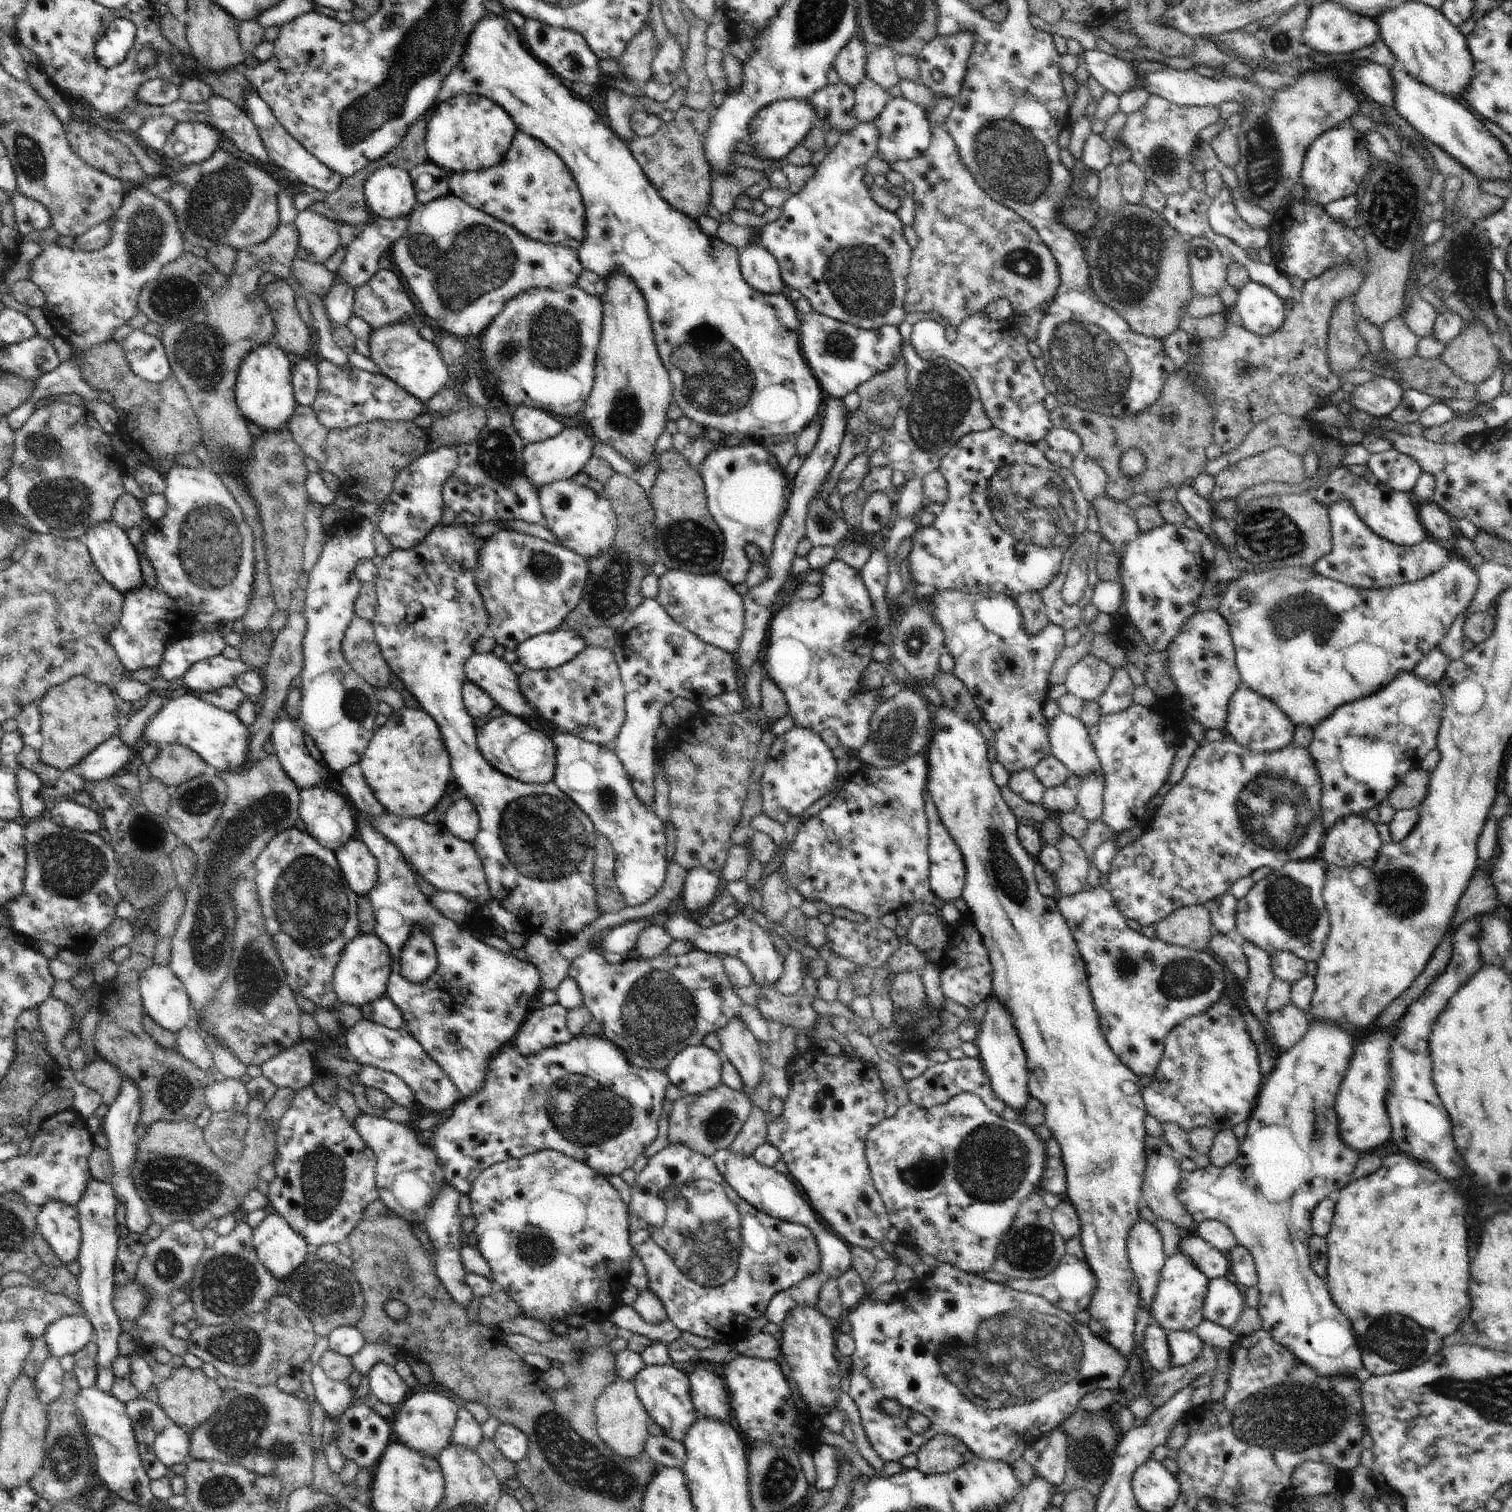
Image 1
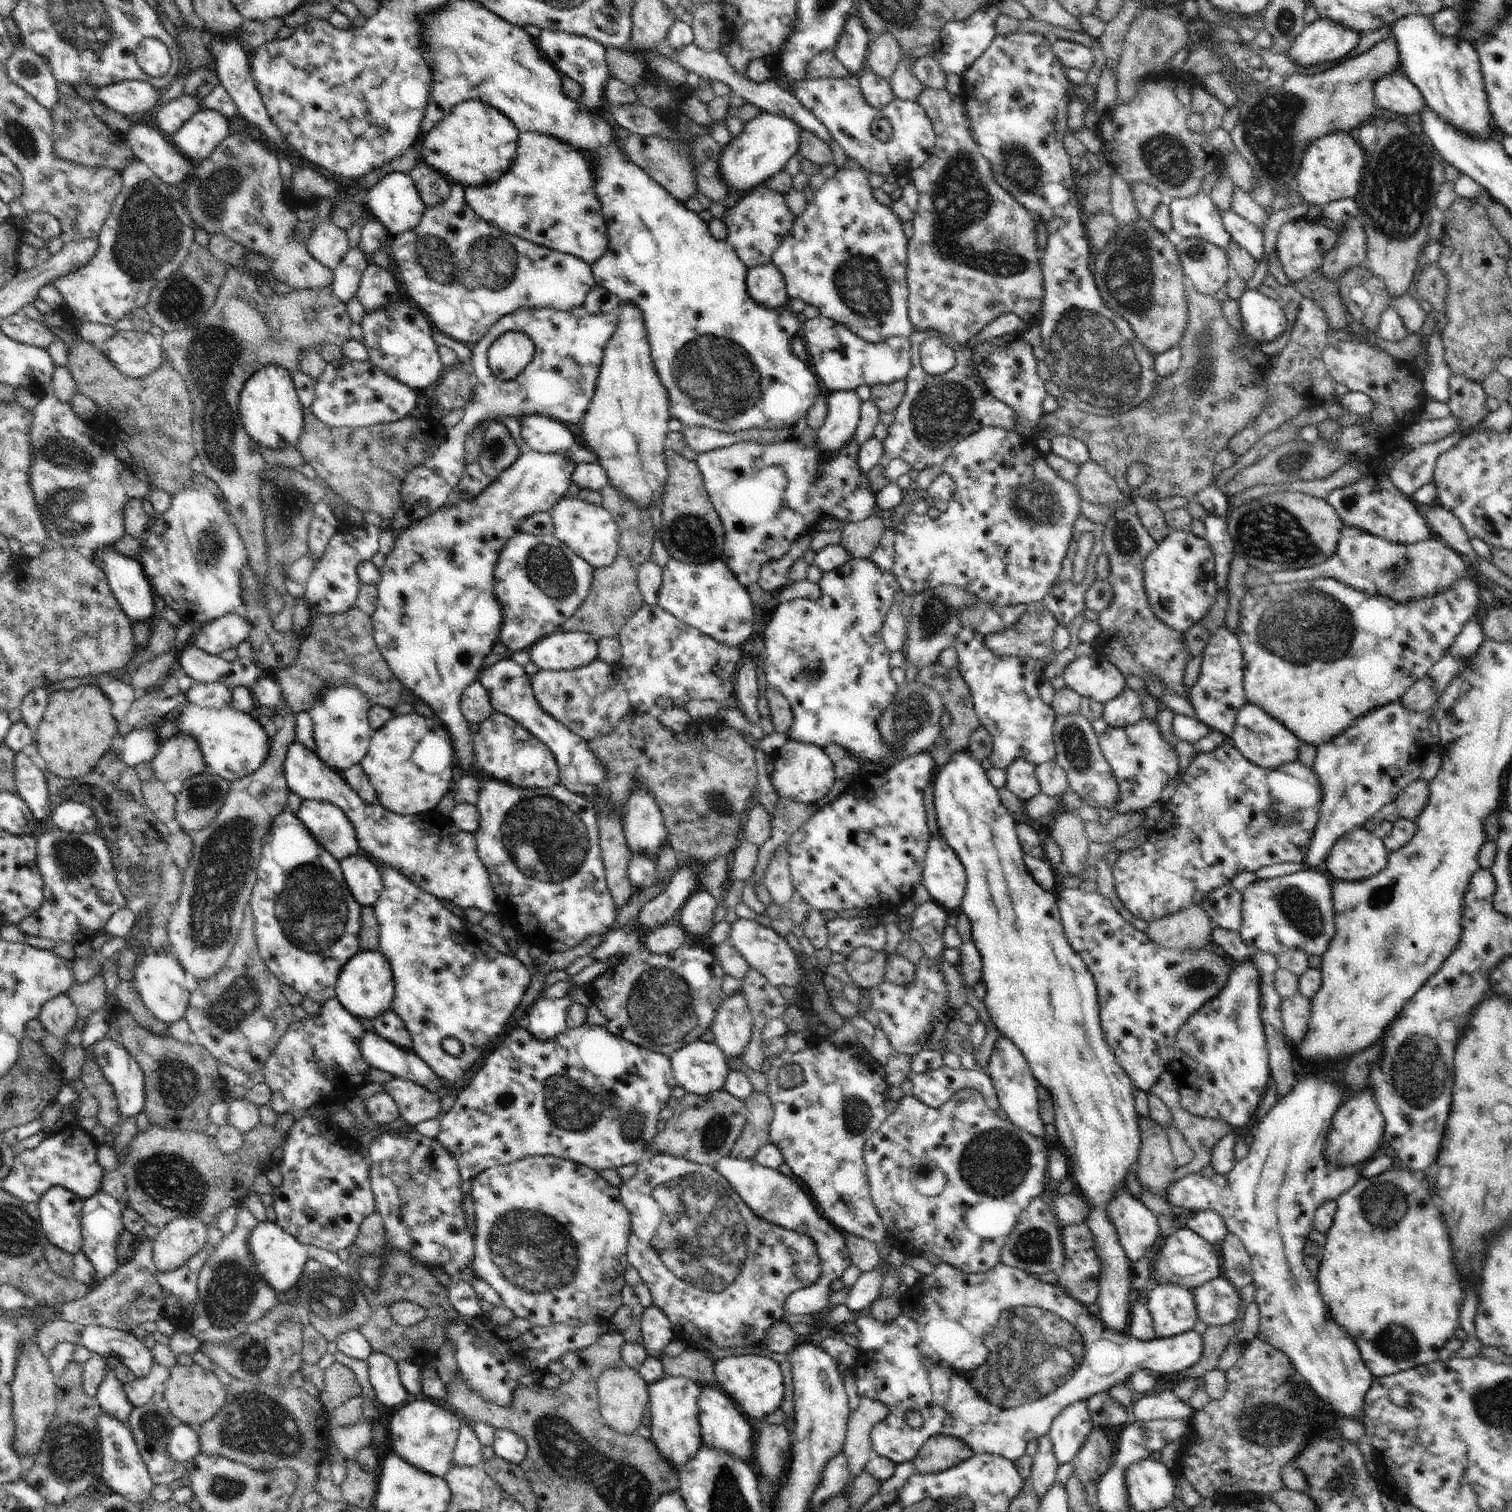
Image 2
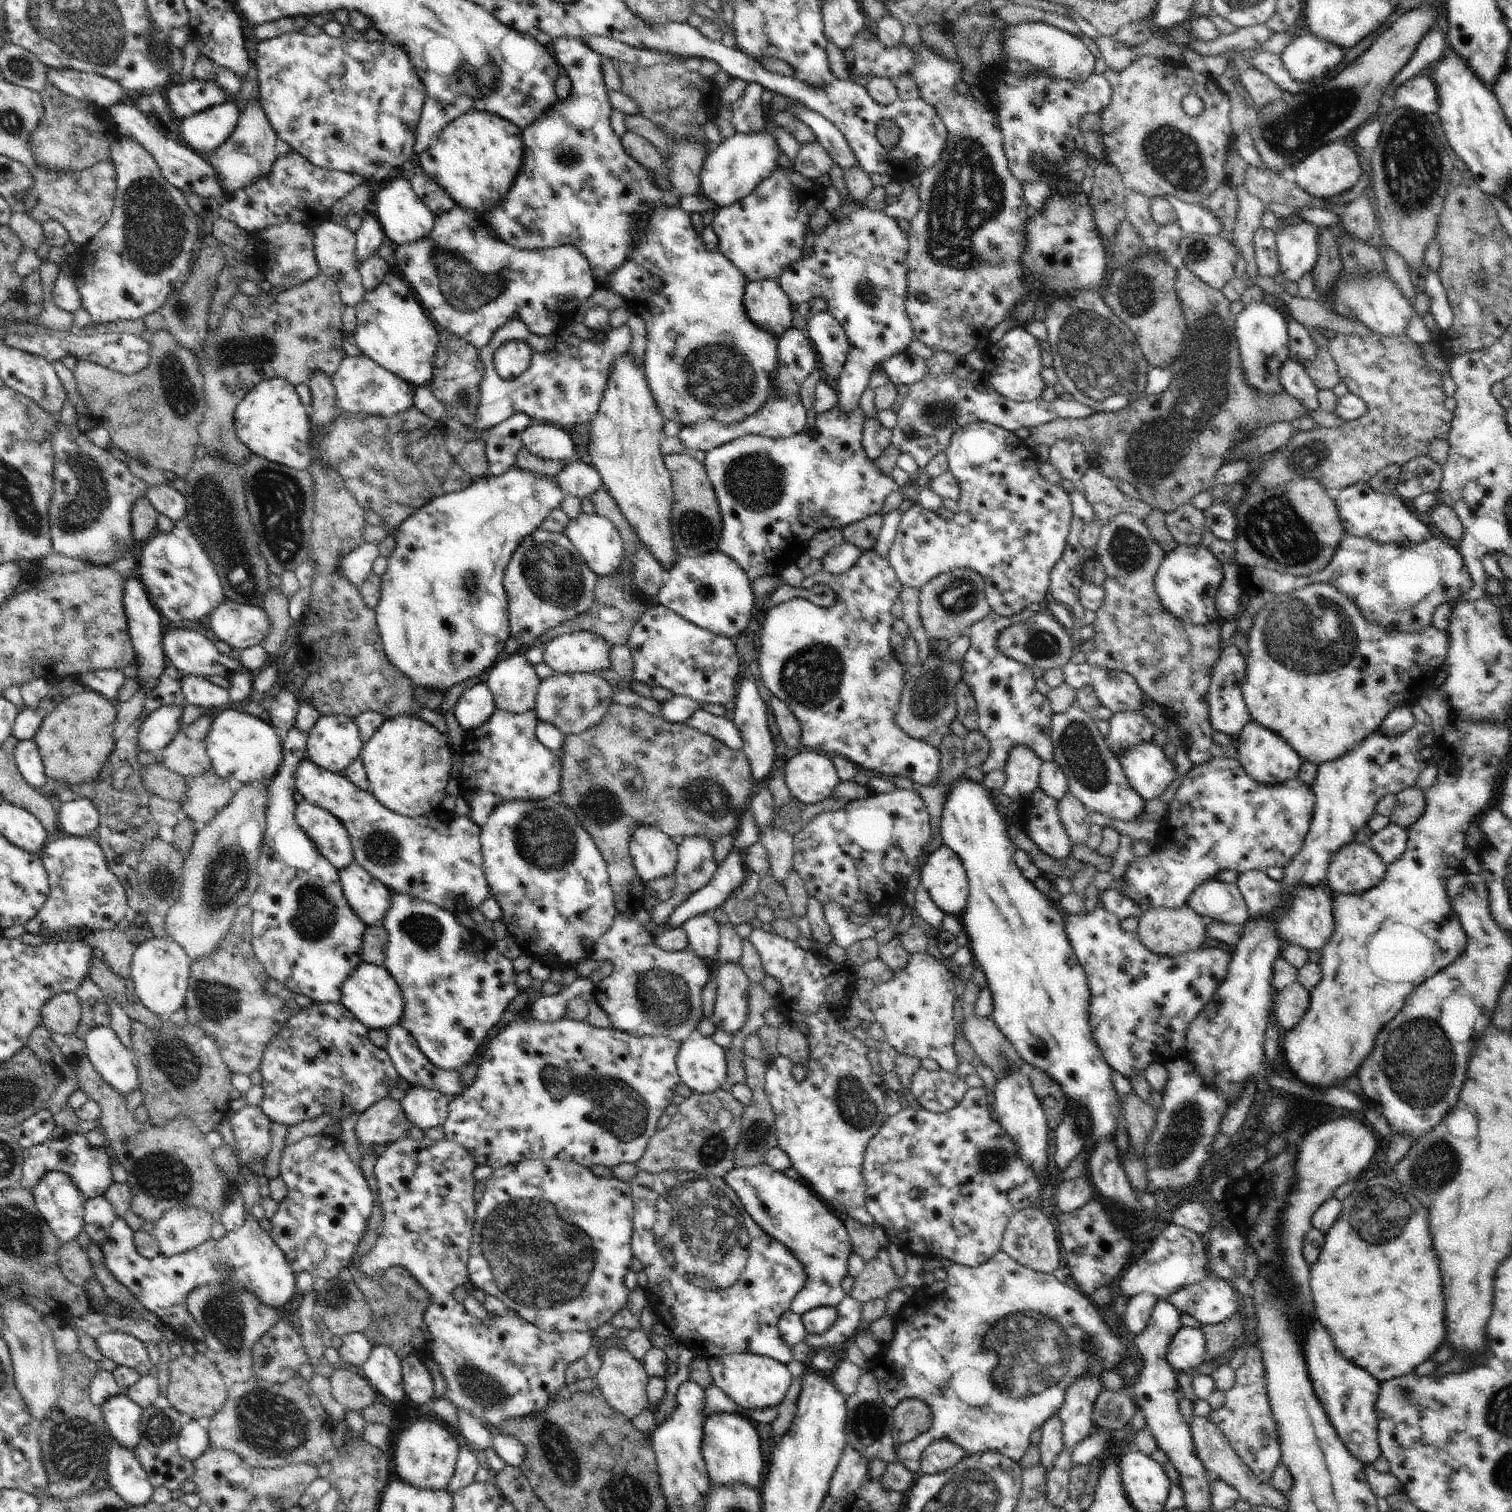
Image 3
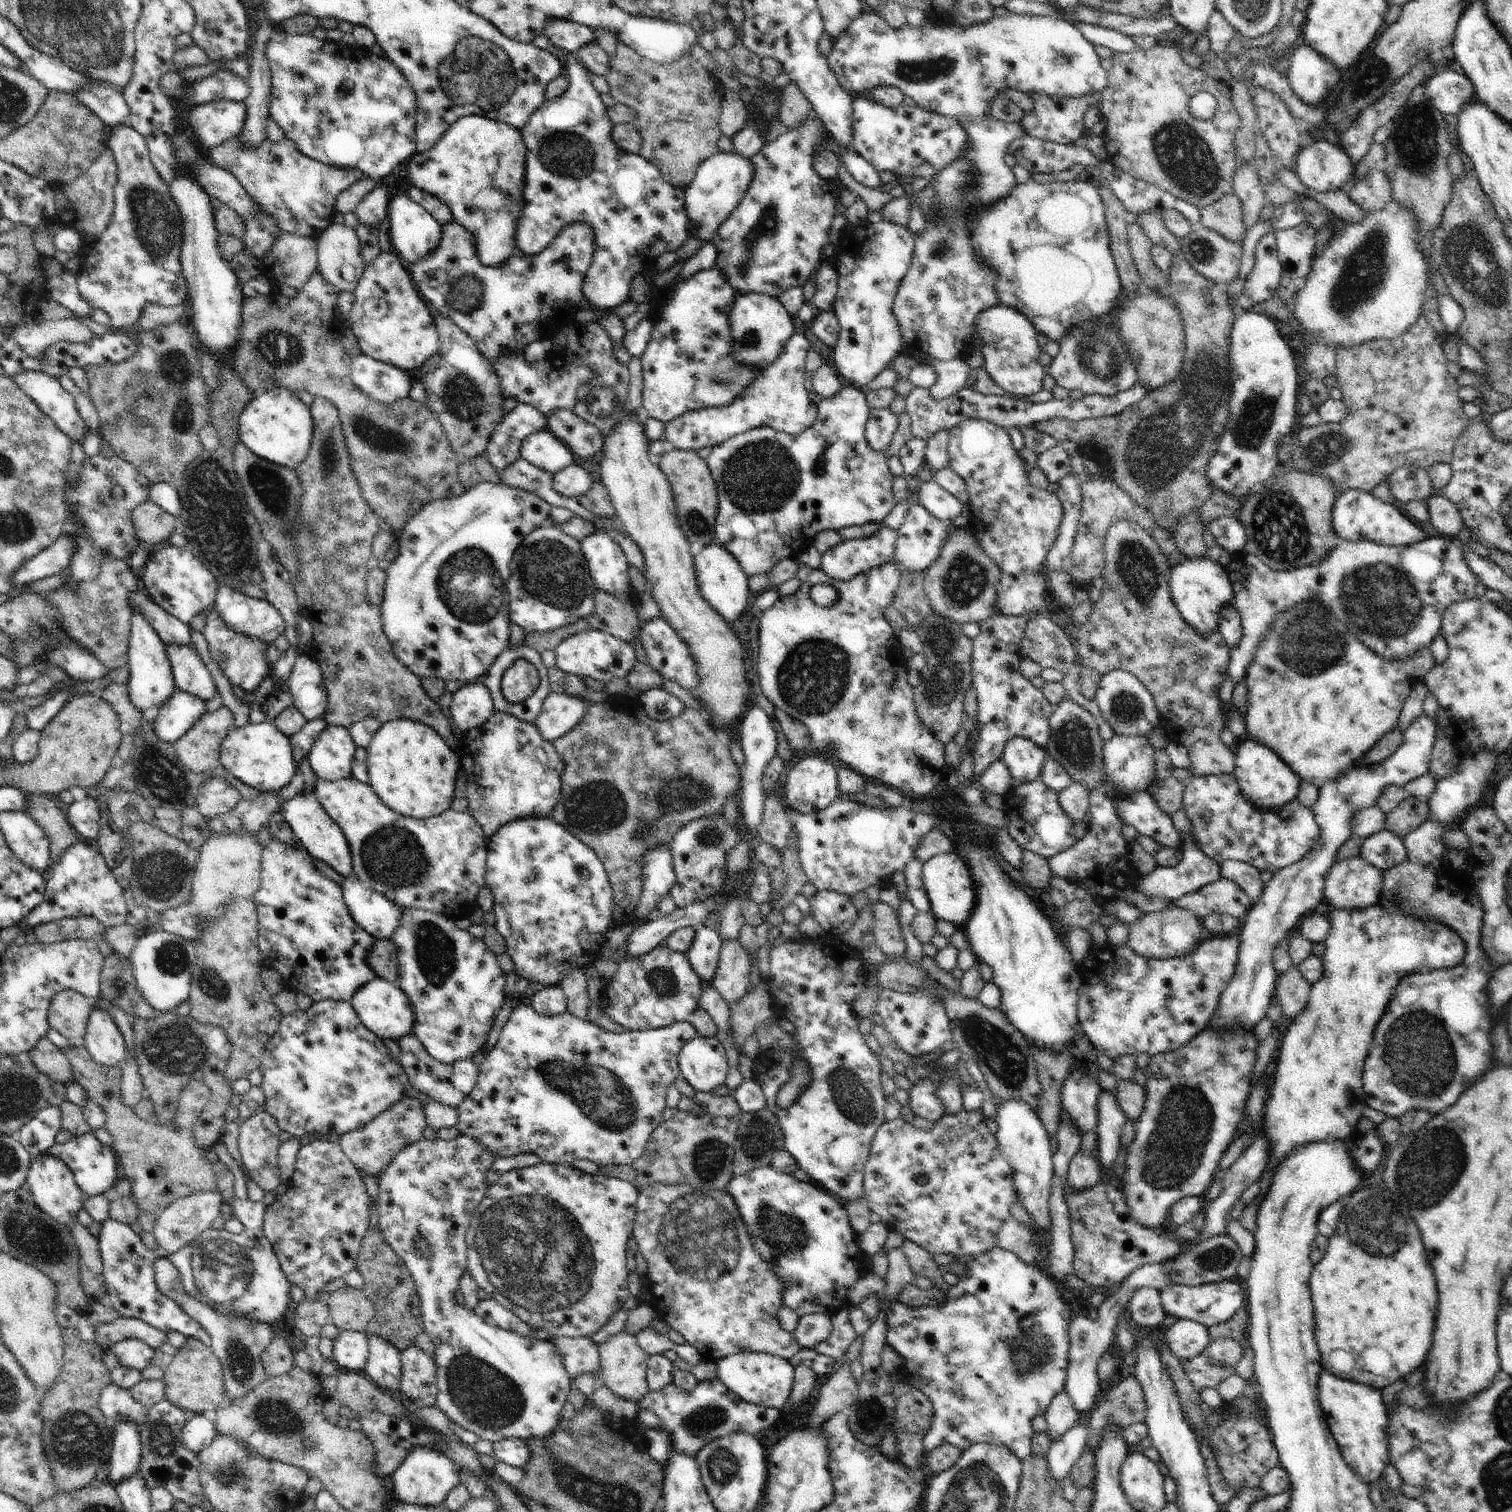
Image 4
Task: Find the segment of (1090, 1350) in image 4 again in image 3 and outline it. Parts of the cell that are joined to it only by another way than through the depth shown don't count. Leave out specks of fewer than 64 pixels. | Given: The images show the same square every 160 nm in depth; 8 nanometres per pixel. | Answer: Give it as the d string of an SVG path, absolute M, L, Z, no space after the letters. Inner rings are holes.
M1169 1225L1154 1238L1145 1253L1134 1261L1120 1281L1120 1295L1129 1300L1140 1293L1150 1293L1159 1299L1206 1278L1206 1238L1182 1225ZM1086 1373L1068 1385L1057 1414L1063 1422L1064 1449L1074 1450L1092 1432L1093 1408L1102 1389L1102 1383L1094 1373Z

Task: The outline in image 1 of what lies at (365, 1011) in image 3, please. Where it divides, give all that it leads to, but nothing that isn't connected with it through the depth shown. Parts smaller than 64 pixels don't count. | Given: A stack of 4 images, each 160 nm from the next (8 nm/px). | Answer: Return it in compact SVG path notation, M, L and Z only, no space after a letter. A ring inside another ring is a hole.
M358 934L350 944L346 944L334 974L334 991L338 1005L364 1006L378 1000L386 993L388 976L391 972L391 955L388 946L373 934Z

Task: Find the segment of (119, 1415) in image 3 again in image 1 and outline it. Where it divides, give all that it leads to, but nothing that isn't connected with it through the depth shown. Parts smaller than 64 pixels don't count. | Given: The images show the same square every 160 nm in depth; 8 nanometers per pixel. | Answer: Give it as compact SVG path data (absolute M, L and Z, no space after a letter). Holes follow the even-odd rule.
M90 1180L88 1188L84 1192L80 1203L75 1206L79 1214L81 1227L81 1248L78 1256L78 1263L81 1267L80 1276L77 1282L80 1290L80 1306L84 1308L82 1316L90 1320L97 1337L97 1378L95 1386L102 1392L112 1390L114 1383L114 1372L112 1372L112 1362L119 1356L118 1338L123 1333L121 1330L118 1314L114 1310L114 1266L116 1263L119 1241L118 1222L116 1221L116 1205L118 1204L114 1190L110 1183L100 1182L100 1180Z

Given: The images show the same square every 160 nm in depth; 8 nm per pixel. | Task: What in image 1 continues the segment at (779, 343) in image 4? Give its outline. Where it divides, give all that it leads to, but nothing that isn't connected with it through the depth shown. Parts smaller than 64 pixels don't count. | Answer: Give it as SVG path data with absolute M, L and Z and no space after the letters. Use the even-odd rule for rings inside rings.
M759 243L746 246L738 254L741 276L752 288L764 294L786 292L776 258Z

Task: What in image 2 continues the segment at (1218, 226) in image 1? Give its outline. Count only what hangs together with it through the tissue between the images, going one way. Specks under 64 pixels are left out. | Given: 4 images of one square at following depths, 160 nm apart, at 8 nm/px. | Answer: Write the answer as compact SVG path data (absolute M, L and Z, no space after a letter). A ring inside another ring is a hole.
M1232 210L1222 212L1222 224L1228 230L1231 240L1234 240L1240 248L1244 248L1258 264L1264 260L1264 232L1252 224L1248 224L1244 218L1235 214Z

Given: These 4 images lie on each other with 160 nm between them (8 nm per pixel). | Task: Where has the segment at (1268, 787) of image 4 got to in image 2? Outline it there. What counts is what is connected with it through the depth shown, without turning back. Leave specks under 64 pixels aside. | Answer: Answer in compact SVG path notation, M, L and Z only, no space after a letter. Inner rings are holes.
M1246 702L1244 708L1238 712L1236 725L1229 741L1240 750L1244 758L1248 758L1250 762L1262 768L1272 770L1274 775L1282 764L1297 760L1298 748L1300 748L1300 740L1296 734L1292 734L1284 724L1280 724L1274 716L1264 712L1260 706L1250 704L1250 702Z

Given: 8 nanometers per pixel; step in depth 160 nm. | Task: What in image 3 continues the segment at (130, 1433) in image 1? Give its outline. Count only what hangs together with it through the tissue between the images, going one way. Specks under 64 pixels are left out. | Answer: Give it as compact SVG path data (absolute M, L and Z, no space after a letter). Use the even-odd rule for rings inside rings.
M118 1443L112 1445L107 1468L108 1482L122 1500L135 1507L152 1501L155 1488L132 1451Z

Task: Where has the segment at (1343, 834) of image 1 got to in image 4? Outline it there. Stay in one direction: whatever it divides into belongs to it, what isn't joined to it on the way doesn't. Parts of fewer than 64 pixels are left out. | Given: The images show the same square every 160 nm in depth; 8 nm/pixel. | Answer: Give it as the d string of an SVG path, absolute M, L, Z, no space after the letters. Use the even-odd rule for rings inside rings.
M1362 857L1334 862L1323 888L1324 907L1359 911L1376 905L1381 900L1382 873Z

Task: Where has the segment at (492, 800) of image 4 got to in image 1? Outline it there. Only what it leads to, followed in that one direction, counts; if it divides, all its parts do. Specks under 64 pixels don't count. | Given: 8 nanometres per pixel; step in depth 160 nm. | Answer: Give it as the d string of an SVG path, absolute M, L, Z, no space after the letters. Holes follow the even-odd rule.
M504 713L482 728L476 727L477 746L487 762L498 772L524 783L547 784L556 774L556 744L544 731L534 730L524 719Z

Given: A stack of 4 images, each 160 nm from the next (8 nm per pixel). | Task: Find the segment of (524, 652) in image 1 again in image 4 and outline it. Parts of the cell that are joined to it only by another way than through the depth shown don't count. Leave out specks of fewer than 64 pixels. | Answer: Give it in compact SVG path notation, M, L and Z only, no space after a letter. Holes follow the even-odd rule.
M599 630L584 631L569 636L556 647L554 652L555 666L560 670L581 677L590 676L604 684L610 682L612 678L627 678L637 661L632 644Z

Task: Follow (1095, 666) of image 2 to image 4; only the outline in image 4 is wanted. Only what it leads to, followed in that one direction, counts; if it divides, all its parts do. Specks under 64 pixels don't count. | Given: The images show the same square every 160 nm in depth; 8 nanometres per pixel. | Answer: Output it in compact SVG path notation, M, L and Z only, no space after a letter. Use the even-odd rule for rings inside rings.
M1114 669L1102 675L1094 700L1101 711L1100 720L1108 723L1115 735L1148 738L1154 729L1162 725L1152 693L1135 674L1126 669Z

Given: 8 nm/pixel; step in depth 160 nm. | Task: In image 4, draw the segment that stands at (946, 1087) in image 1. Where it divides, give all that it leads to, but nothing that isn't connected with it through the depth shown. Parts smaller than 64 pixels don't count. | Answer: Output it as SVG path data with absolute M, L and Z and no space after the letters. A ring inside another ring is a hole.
M927 1076L920 1078L919 1084L912 1087L909 1092L909 1107L915 1116L921 1116L933 1123L944 1116L943 1102L935 1095L938 1088L939 1086L933 1080L928 1079Z

